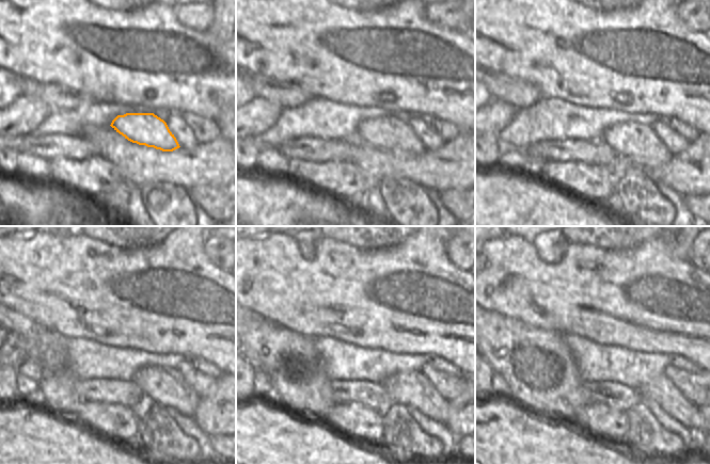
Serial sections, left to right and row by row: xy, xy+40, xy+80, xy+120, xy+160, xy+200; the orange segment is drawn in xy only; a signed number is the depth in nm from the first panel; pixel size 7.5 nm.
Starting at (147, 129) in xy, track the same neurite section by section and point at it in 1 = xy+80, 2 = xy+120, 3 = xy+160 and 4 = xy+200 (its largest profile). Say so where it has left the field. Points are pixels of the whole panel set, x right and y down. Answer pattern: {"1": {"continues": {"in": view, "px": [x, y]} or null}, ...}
{"1": {"continues": {"in": "xy+80", "px": [638, 143]}}, "2": {"continues": {"in": "xy+120", "px": [163, 385]}}, "3": {"continues": {"in": "xy+160", "px": [412, 388]}}, "4": {"continues": {"in": "xy+200", "px": [660, 389]}}}

